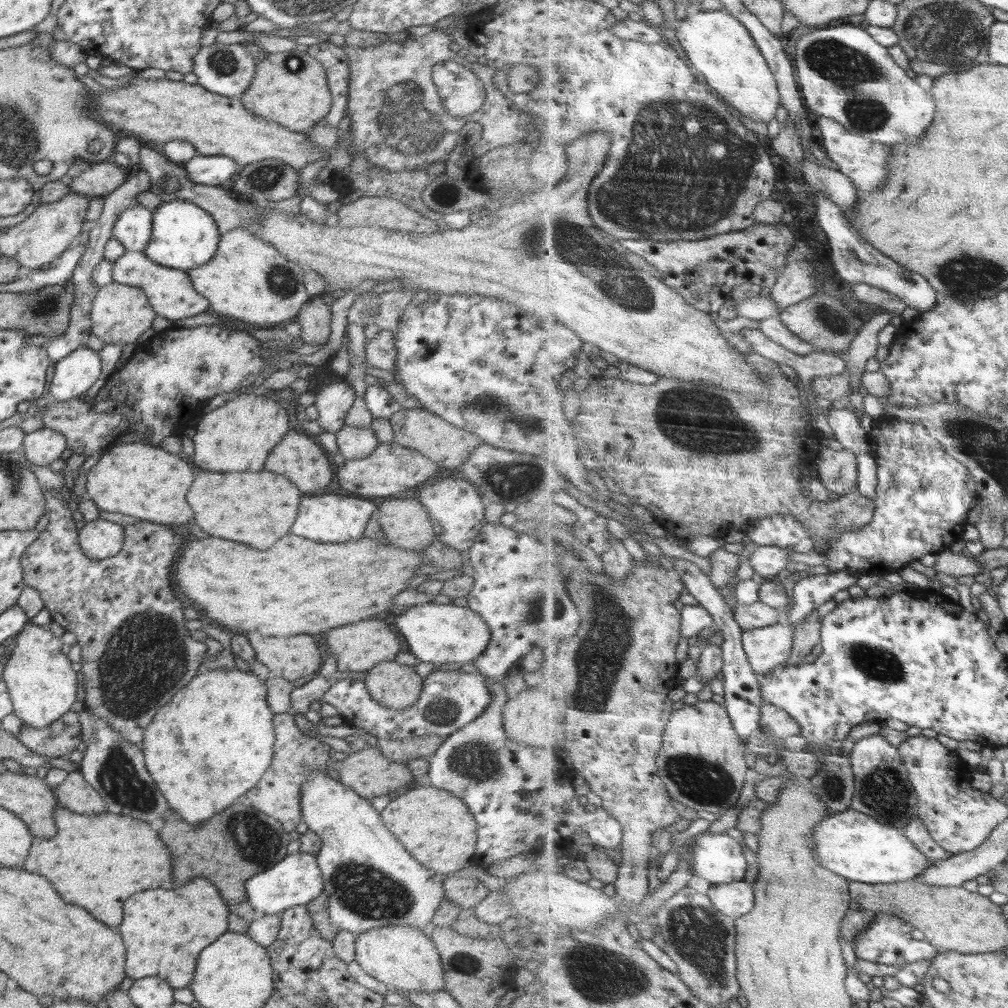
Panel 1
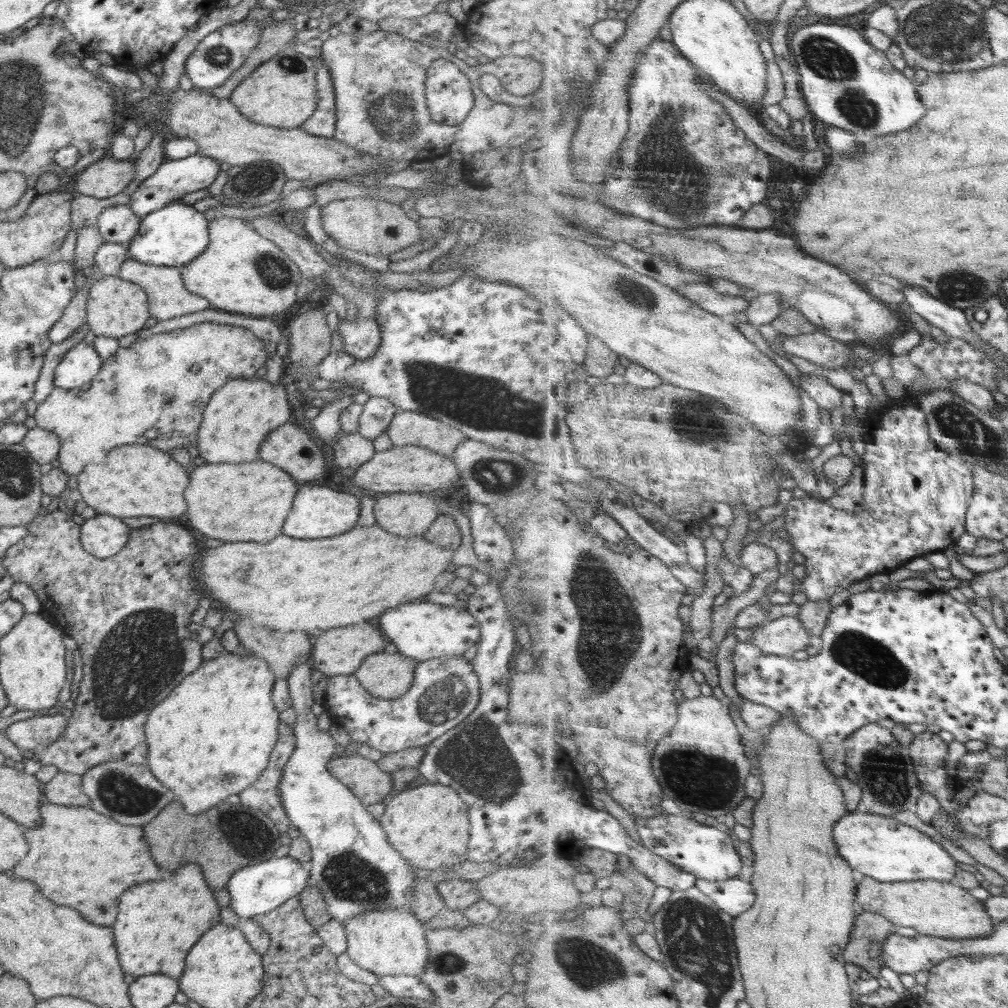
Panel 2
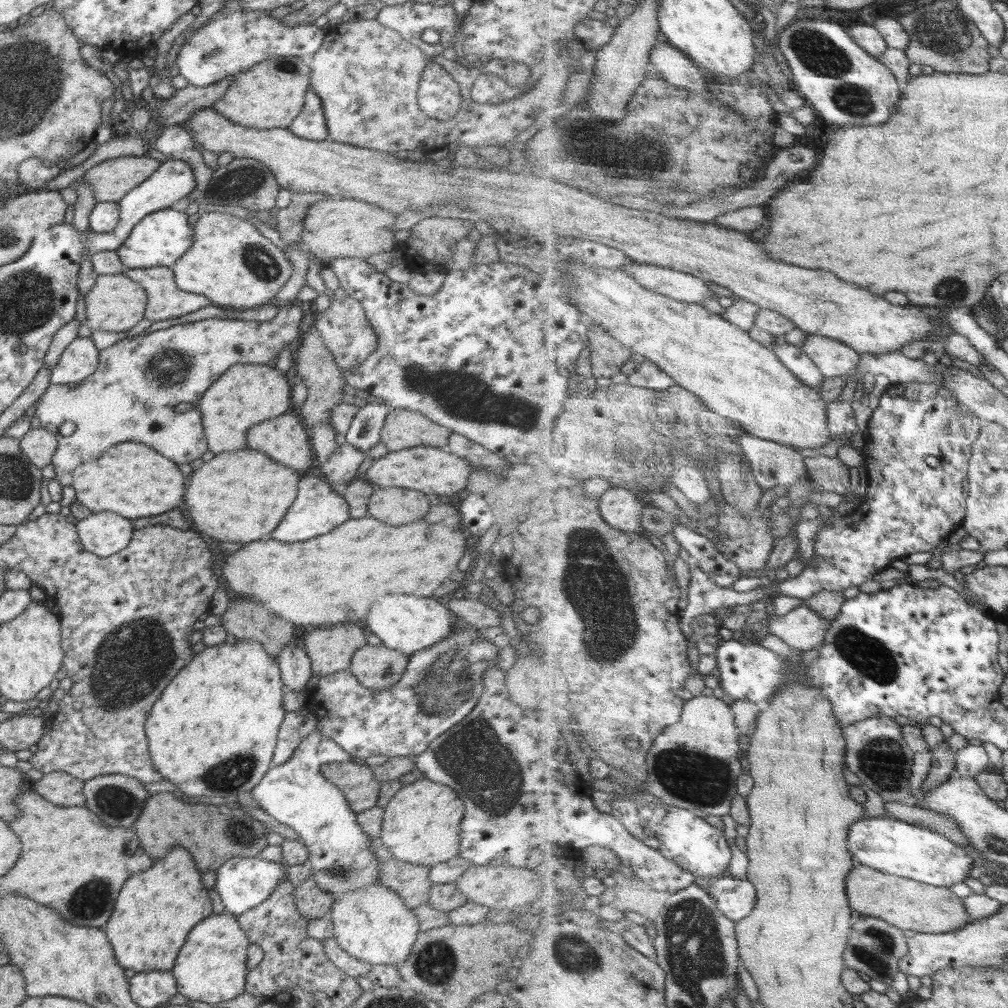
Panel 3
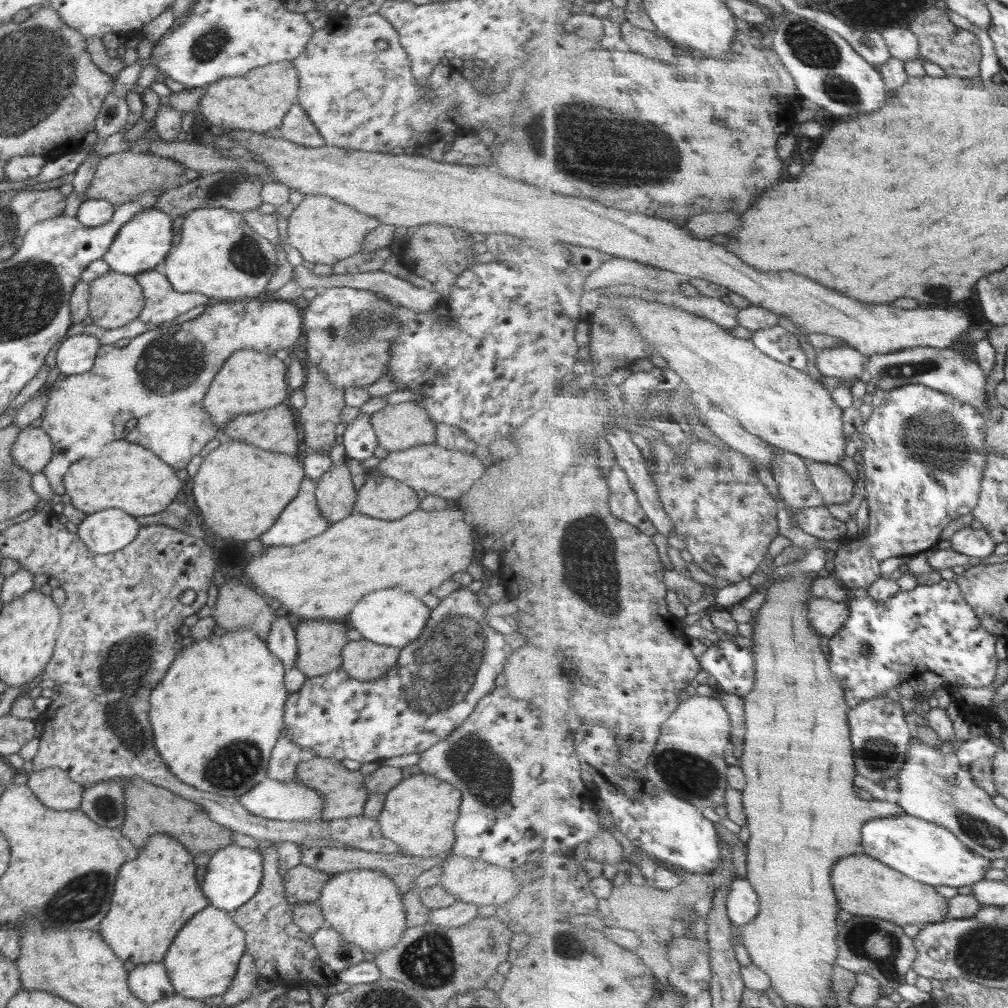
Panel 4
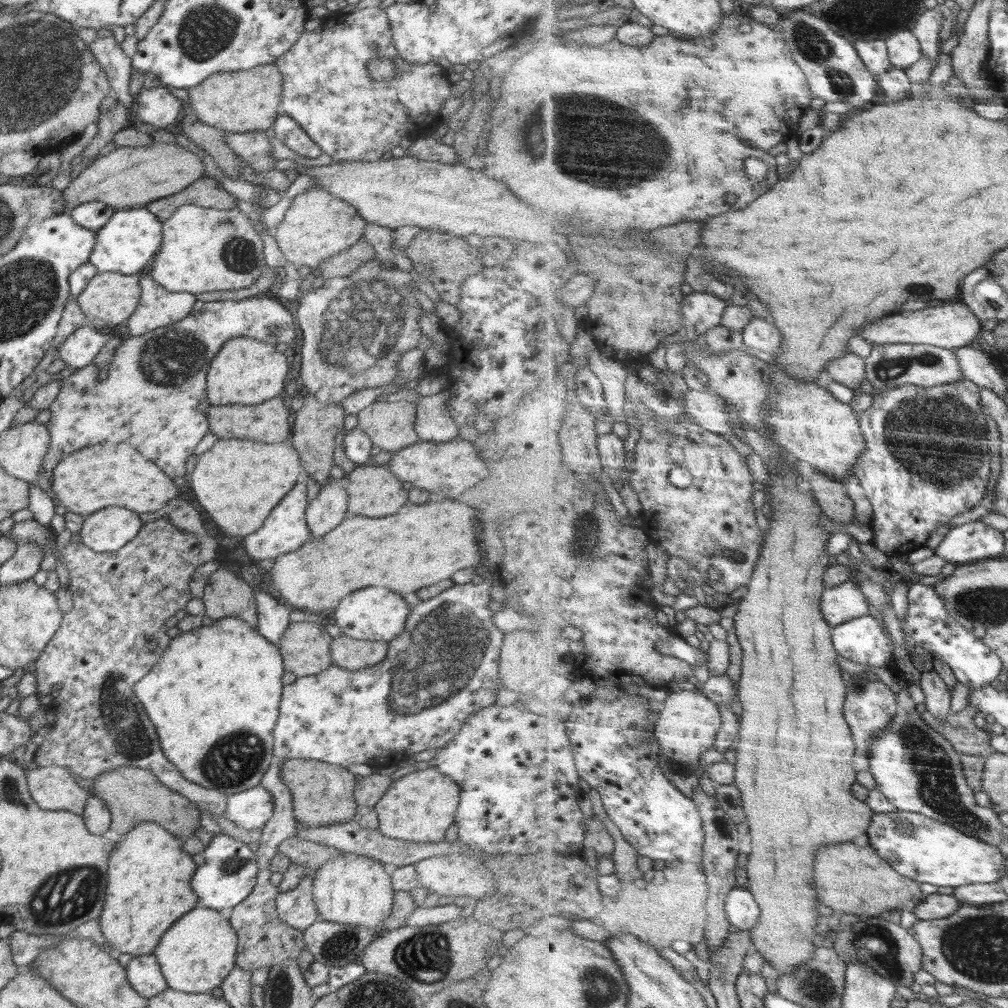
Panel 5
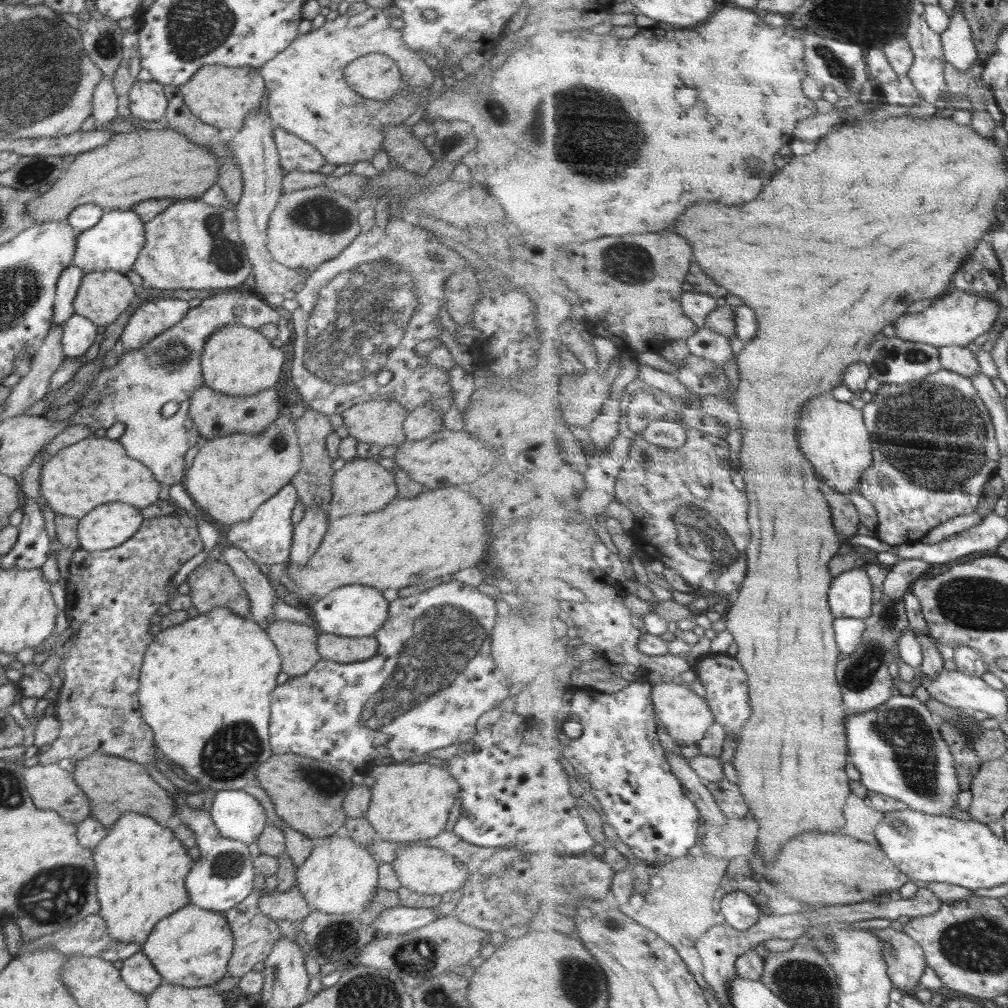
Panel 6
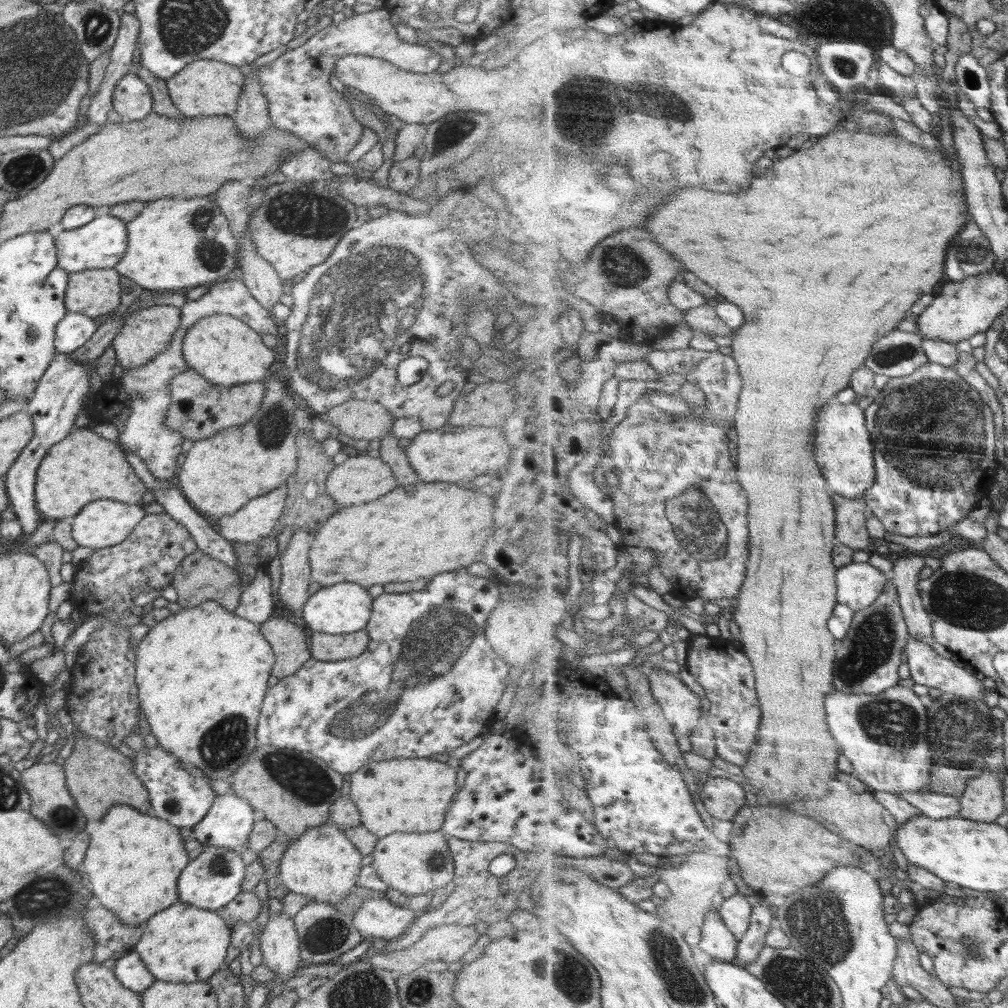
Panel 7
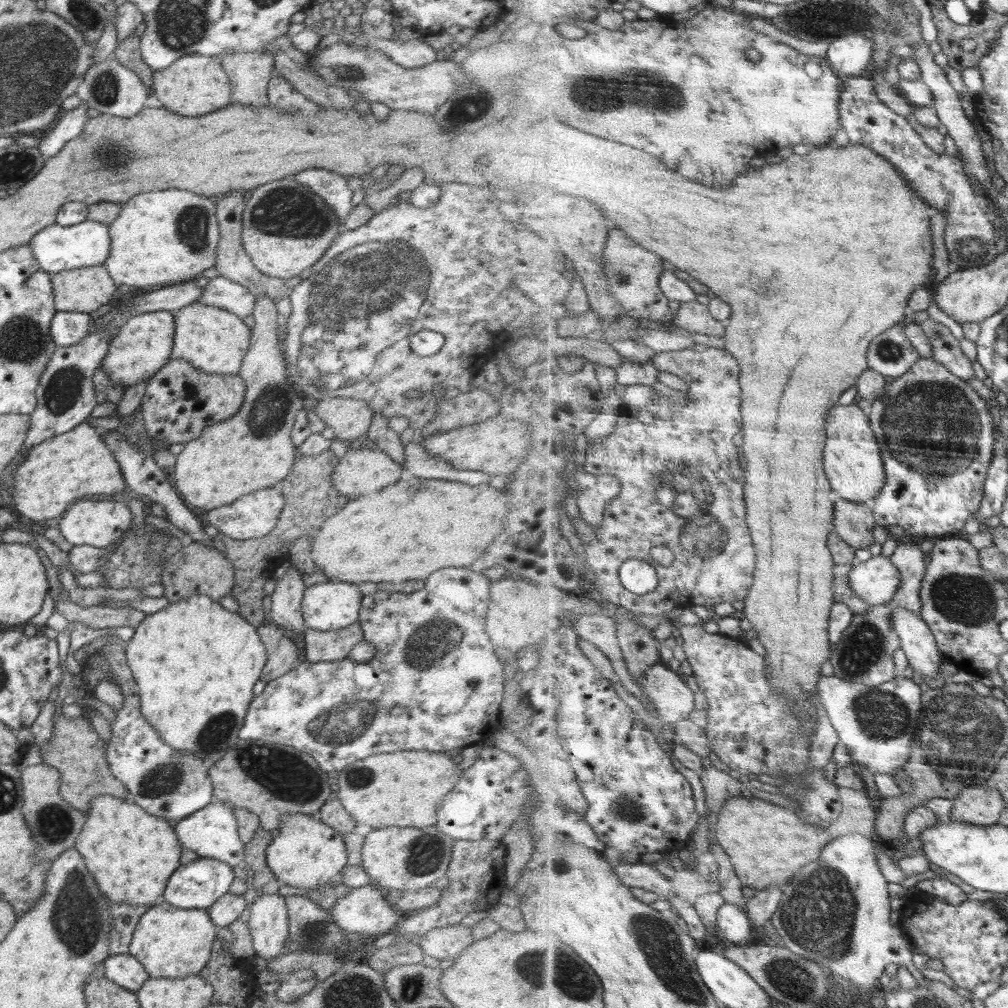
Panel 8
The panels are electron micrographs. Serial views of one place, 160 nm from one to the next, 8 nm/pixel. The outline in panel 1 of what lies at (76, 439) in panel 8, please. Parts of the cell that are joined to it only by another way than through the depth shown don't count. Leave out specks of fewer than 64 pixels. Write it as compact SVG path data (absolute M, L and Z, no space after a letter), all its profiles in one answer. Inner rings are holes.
M122 443L100 456L102 458L87 470L86 496L101 511L120 512L161 525L184 524L194 518L184 498L194 482L194 470L176 454L146 443Z

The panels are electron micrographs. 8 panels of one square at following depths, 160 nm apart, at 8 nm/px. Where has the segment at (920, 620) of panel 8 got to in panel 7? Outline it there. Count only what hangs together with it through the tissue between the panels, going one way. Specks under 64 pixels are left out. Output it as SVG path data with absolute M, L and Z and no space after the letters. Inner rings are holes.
M910 637L909 645L907 646L906 652L908 652L909 658L907 663L911 669L911 678L918 684L923 684L932 688L939 688L944 691L952 691L964 700L975 700L984 701L986 696L984 695L983 680L976 678L975 672L970 672L966 666L958 666L952 660L944 658L940 655L929 643L924 639L918 637Z

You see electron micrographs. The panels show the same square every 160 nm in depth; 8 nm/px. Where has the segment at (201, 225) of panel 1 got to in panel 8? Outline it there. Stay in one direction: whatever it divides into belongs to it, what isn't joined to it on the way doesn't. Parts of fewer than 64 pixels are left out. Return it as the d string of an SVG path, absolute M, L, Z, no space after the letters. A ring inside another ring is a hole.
M86 219L84 222L72 226L62 226L51 224L46 228L40 229L27 243L31 248L34 258L38 261L39 270L49 274L59 273L63 270L81 269L89 266L102 266L110 254L110 235L109 225L101 222L94 222Z

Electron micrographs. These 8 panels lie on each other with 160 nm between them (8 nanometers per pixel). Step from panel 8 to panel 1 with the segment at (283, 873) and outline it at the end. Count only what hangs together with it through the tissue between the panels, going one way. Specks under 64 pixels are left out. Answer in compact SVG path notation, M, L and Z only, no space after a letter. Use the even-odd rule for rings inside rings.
M381 926L357 934L355 940L355 961L368 975L384 982L390 990L402 991L445 991L444 971L438 949L429 935L419 928L402 926Z

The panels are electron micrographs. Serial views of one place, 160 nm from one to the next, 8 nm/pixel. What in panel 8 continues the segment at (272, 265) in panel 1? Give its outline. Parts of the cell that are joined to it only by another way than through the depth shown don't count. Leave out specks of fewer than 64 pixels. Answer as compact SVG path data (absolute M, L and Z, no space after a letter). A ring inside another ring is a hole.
M156 190L121 205L118 216L108 224L110 254L103 264L117 285L148 288L183 283L215 266L220 233L213 198L186 190Z

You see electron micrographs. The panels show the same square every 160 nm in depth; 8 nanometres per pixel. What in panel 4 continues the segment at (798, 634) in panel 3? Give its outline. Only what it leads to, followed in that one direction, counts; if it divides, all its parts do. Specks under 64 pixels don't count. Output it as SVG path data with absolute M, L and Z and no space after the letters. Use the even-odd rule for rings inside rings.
M813 597L809 602L811 623L823 637L835 637L845 628L853 614L852 597L837 601L828 597Z

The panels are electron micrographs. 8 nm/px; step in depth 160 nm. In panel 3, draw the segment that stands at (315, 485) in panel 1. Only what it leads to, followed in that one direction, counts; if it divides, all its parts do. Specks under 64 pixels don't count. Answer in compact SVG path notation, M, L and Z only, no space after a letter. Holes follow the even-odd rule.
M290 411L271 419L250 426L250 430L246 432L247 448L263 452L276 462L293 468L302 476L314 472L312 462L315 455L312 453L310 438L300 418L296 417L295 412Z

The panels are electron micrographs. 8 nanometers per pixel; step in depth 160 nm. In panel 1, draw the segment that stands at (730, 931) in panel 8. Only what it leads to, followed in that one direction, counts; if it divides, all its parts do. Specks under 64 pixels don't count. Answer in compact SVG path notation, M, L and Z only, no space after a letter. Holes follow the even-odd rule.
M745 880L714 885L708 895L718 910L736 920L750 914L757 904L755 886Z

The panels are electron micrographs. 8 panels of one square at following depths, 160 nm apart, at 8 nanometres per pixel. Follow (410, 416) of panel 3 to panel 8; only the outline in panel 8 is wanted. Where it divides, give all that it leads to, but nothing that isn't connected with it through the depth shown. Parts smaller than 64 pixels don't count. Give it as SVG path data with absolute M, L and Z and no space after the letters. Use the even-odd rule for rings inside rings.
M321 398L315 413L332 428L335 439L348 443L367 434L374 411L365 401L352 398Z

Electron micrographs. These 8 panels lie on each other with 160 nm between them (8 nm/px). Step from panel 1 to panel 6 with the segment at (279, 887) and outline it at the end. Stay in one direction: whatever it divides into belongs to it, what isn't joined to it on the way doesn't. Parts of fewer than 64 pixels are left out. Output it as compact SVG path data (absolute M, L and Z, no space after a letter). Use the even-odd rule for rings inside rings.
M181 790L180 795L173 795L175 806L177 806L174 816L175 824L185 824L194 832L196 847L200 850L198 860L194 862L190 873L186 874L185 887L189 891L190 903L203 910L223 914L234 909L234 906L242 903L253 892L255 858L250 854L246 843L222 837L208 811L188 806L185 798L189 793L191 792Z

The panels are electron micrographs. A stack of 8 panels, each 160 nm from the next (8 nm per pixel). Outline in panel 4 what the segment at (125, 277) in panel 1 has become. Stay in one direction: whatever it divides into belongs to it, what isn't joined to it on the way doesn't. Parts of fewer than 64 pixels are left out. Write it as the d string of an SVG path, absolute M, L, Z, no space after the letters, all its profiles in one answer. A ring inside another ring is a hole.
M155 269L141 272L134 278L142 287L145 298L139 319L153 327L167 325L180 314L208 302L208 297L202 293L174 290L166 275Z

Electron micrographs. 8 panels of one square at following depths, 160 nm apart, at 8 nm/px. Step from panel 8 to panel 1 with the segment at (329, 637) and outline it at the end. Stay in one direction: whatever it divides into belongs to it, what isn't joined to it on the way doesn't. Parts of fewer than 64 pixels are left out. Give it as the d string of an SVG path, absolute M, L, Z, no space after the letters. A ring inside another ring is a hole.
M395 660L379 662L370 667L363 683L374 700L394 710L412 706L423 687L423 680L414 671L414 666Z

